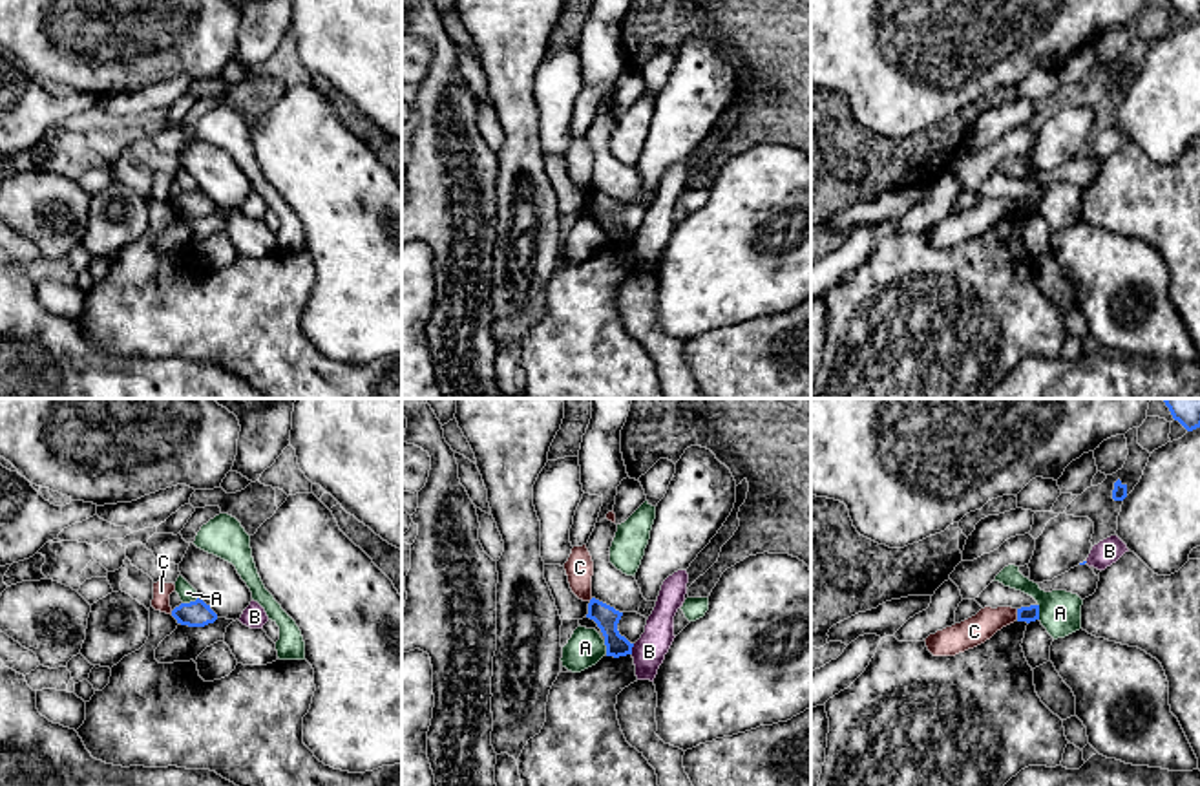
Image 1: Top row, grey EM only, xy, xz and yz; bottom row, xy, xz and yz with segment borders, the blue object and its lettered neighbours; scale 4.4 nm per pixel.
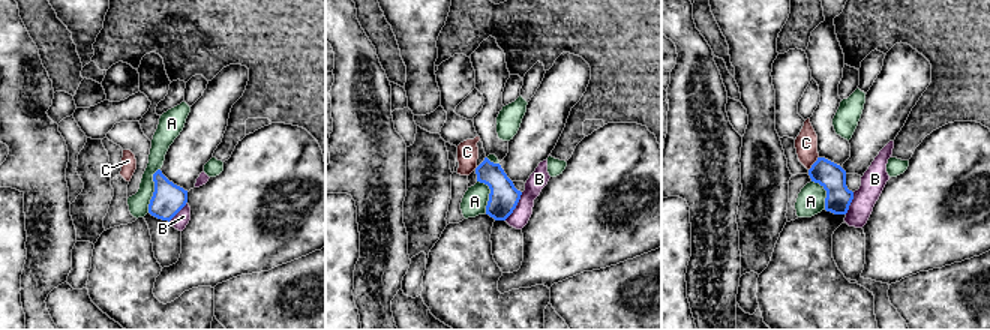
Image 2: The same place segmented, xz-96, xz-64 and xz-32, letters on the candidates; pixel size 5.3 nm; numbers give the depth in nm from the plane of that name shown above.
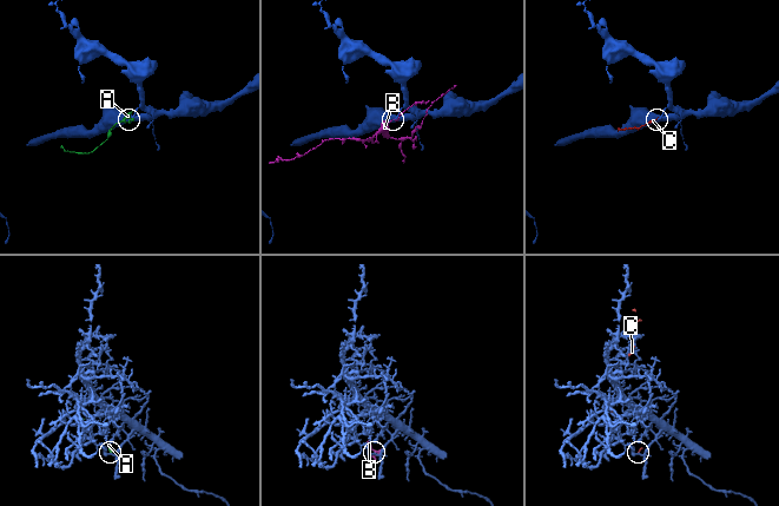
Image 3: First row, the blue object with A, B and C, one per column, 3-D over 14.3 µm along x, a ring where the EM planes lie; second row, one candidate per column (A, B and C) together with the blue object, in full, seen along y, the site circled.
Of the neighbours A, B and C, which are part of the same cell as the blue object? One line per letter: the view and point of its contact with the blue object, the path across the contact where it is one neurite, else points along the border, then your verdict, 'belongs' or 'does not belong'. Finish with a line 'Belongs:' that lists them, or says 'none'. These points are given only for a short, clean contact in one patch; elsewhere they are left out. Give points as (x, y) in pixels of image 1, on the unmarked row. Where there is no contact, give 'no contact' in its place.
A: contact xy (190, 192); border xy (198, 187), (183, 194); does not belong
B: contact xz (631, 240); border xz (634, 234), (631, 244); does not belong
C: contact yz (1018, 205); border yz (1016, 200), (1018, 209); does not belong
Belongs: none

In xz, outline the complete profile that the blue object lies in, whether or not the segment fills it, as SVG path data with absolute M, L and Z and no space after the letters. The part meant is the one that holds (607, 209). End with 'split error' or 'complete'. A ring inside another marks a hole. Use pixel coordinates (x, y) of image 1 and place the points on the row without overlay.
M592 188L588 194L586 208L594 210L605 227L606 247L626 247L632 245L634 234L630 234L625 227L619 225L617 214L623 203L614 197Z; complete

